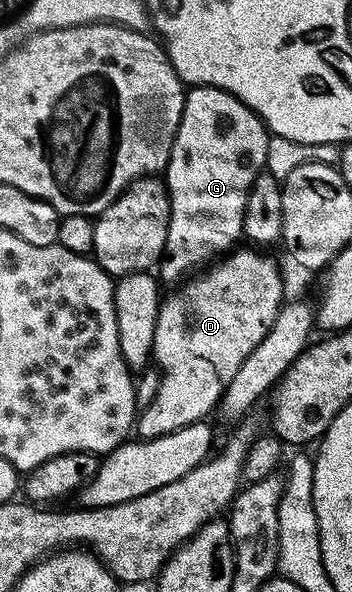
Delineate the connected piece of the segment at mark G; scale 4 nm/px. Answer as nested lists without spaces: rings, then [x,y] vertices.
[[[193,86],[185,93],[182,120],[178,124],[166,171],[170,224],[164,245],[164,257],[158,263],[159,277],[165,283],[168,281],[172,282],[168,284],[176,284],[187,279],[193,272],[215,263],[239,243],[236,241],[241,241],[246,196],[254,180],[267,167],[264,165],[270,162],[269,137],[270,131],[264,121],[230,92],[220,90],[217,86]]]

